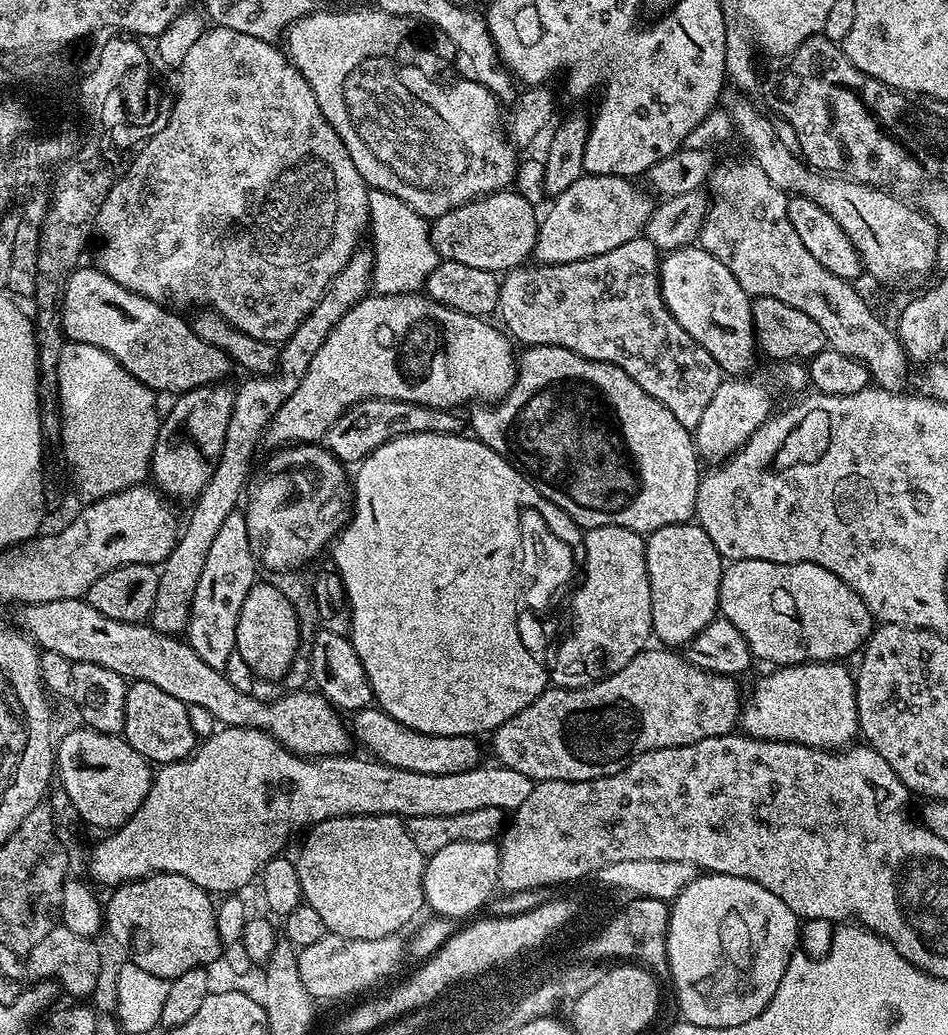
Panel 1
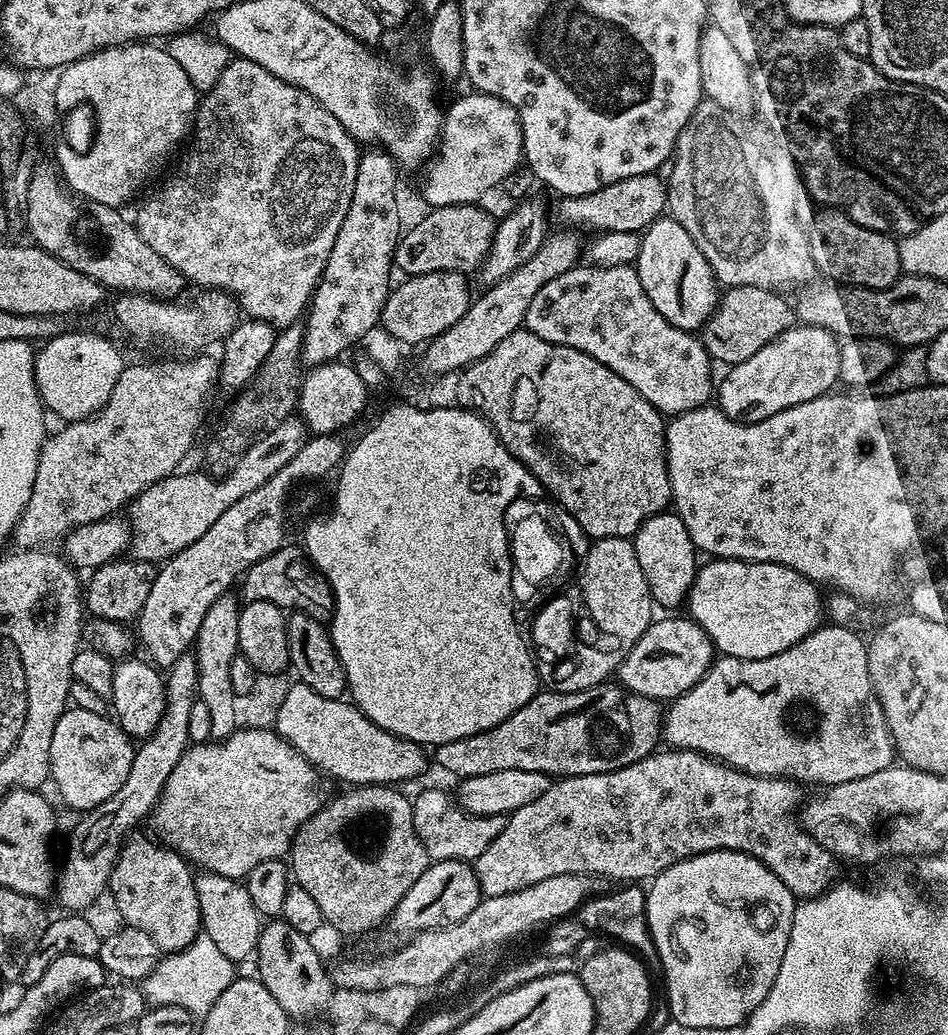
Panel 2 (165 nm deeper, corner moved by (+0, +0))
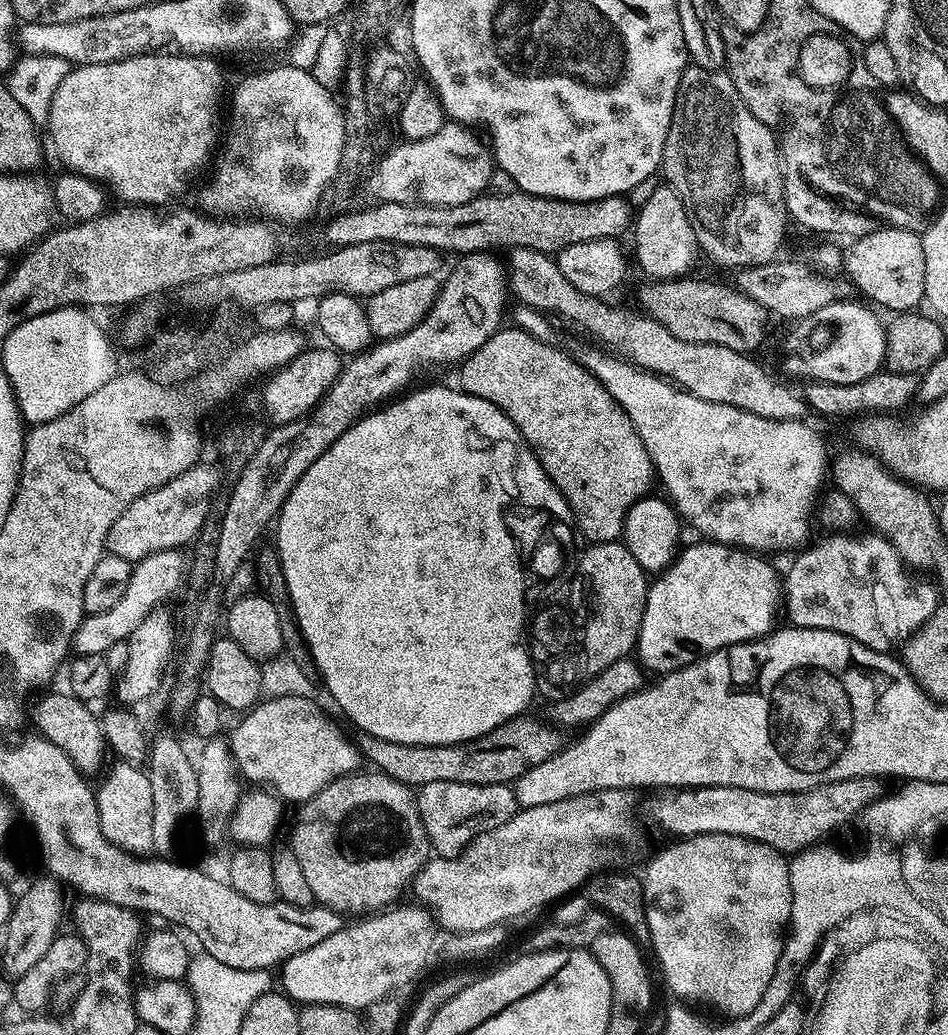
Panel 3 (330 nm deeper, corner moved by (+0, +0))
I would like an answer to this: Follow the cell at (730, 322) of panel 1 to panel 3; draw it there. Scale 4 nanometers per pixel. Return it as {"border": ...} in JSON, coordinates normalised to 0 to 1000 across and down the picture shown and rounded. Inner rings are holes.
{"border":[[[704,180],[692,182],[679,193],[669,209],[669,225],[671,224],[671,251],[677,262],[689,271],[717,271],[725,268],[726,263],[734,255],[736,241],[732,222],[728,222],[728,211],[724,211],[724,203]]]}

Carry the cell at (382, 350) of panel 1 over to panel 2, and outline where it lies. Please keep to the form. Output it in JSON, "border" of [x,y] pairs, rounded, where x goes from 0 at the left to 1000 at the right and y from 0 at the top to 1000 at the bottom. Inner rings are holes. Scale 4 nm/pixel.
{"border":[[[305,404],[280,419],[271,421],[248,445],[247,451],[231,463],[212,454],[213,456],[198,456],[195,460],[176,460],[174,464],[150,473],[137,487],[138,540],[173,543],[178,537],[200,528],[200,524],[209,524],[209,520],[213,520],[213,516],[217,516],[217,512],[222,512],[222,508],[226,508],[226,504],[230,504],[230,500],[234,500],[234,497],[243,493],[243,489],[247,489],[251,481],[259,481],[264,473],[289,462],[289,458],[293,458],[293,454],[297,454],[297,450],[302,450],[302,446],[306,446],[306,443],[310,443],[314,435],[319,435],[322,427],[323,414],[320,406]]]}

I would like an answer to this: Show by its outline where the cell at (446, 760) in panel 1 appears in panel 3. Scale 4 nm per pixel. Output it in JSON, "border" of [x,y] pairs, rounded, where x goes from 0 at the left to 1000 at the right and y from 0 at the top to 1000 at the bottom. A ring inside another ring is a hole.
{"border":[[[328,671],[275,675],[243,710],[245,731],[249,734],[252,749],[258,755],[275,754],[278,757],[275,758],[282,759],[302,775],[320,775],[331,771],[331,767],[335,767],[348,756],[352,756],[358,750],[370,750],[382,738],[379,723],[370,714],[363,712],[362,705],[329,675]]]}

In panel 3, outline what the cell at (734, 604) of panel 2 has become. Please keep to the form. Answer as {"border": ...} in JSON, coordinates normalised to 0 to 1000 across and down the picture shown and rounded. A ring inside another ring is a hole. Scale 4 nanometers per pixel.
{"border":[[[734,525],[738,526],[730,526],[726,530],[723,529],[685,563],[675,614],[670,625],[674,641],[685,650],[704,651],[723,645],[728,640],[726,626],[731,626],[734,632],[746,632],[771,622],[786,622],[789,618],[809,614],[820,602],[819,590],[822,592],[825,587],[825,560],[822,556],[819,557],[818,551],[806,542],[809,540],[805,536],[770,529],[767,526]]]}

